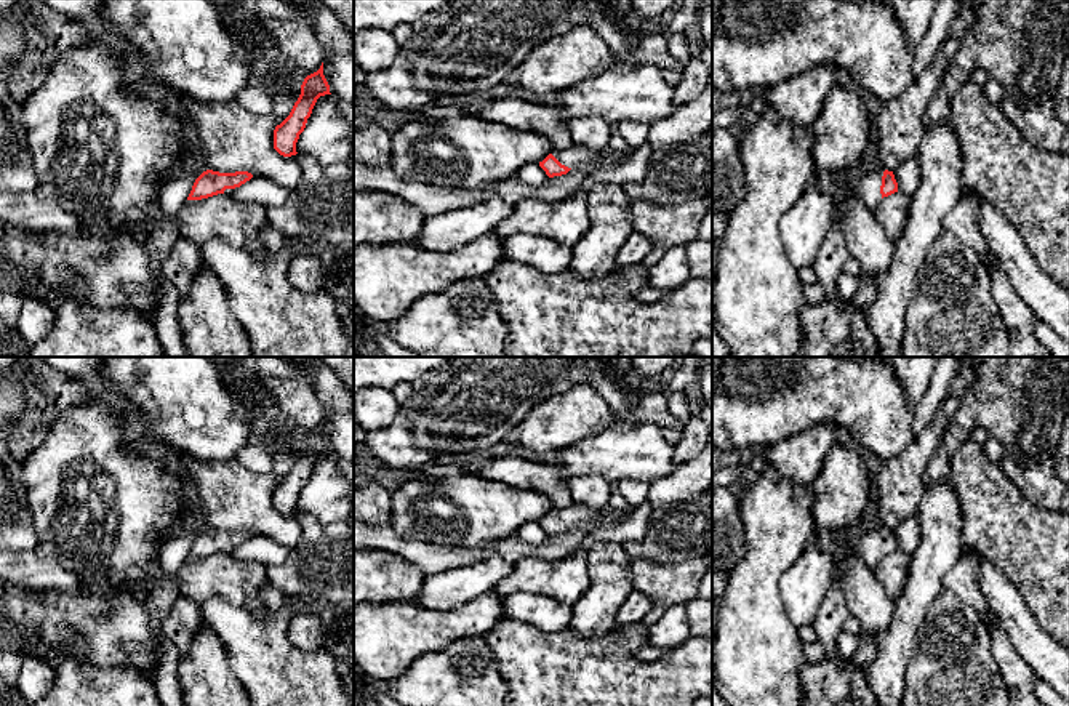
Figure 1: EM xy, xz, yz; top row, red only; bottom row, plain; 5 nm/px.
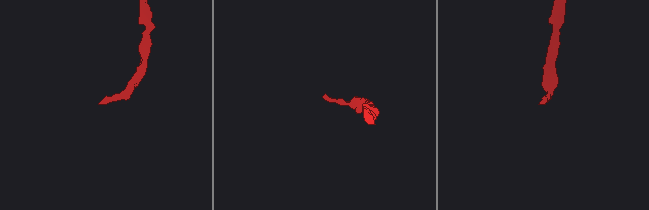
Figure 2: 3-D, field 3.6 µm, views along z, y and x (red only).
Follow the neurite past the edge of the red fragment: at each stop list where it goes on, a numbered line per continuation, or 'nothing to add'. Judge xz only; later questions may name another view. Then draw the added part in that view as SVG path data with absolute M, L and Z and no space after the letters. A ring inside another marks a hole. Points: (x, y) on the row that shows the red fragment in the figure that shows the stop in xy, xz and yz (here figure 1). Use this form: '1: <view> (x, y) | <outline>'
1: xz (575, 156) | M573 144L568 149L554 149L552 155L568 168L578 168L581 165L592 165L599 157L600 152L595 152L589 147Z

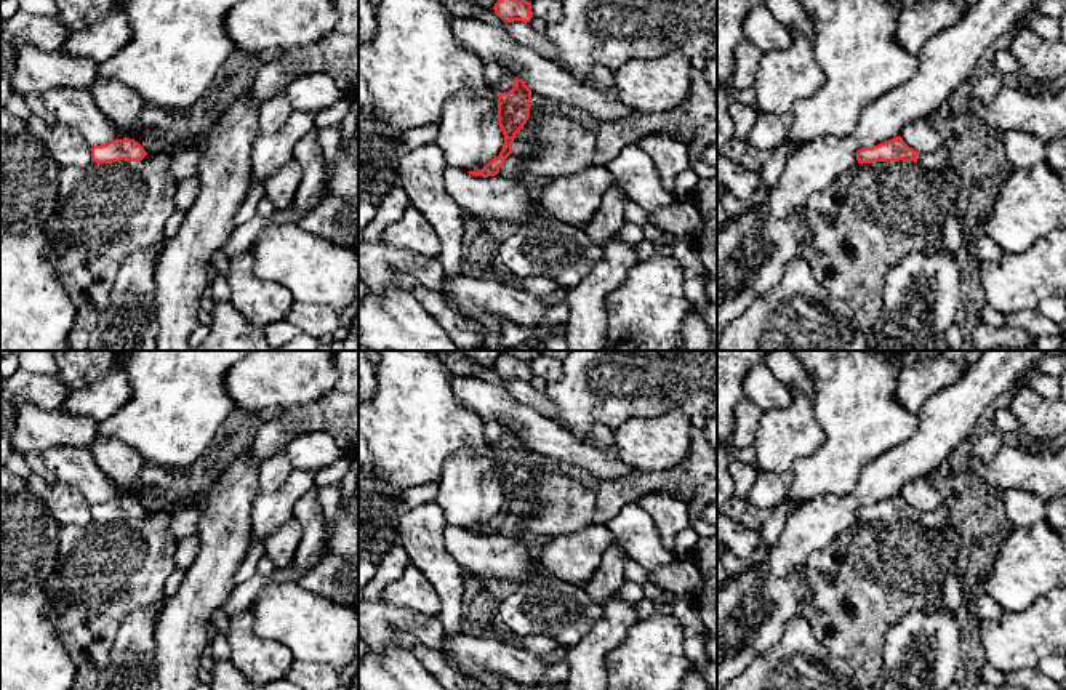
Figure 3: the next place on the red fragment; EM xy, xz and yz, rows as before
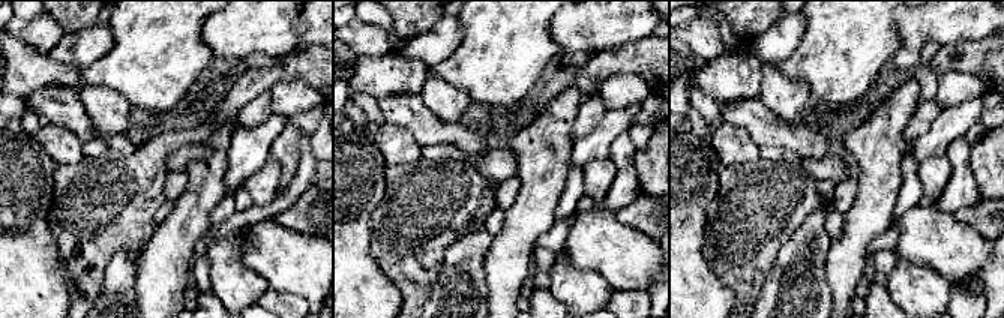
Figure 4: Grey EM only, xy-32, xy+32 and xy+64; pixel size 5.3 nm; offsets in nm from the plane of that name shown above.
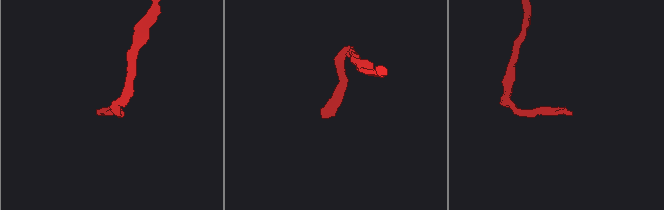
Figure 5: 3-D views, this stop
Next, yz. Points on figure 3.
1: yz (940, 159) | M941 146L933 154L920 154L917 157L917 163L928 168L928 170L933 170L933 171L938 171L941 168L948 168L951 165L949 154L948 154L948 149L944 146Z

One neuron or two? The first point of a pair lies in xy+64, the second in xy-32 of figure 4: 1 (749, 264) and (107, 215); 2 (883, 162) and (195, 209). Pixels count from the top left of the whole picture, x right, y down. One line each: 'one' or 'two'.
1: one
2: one

